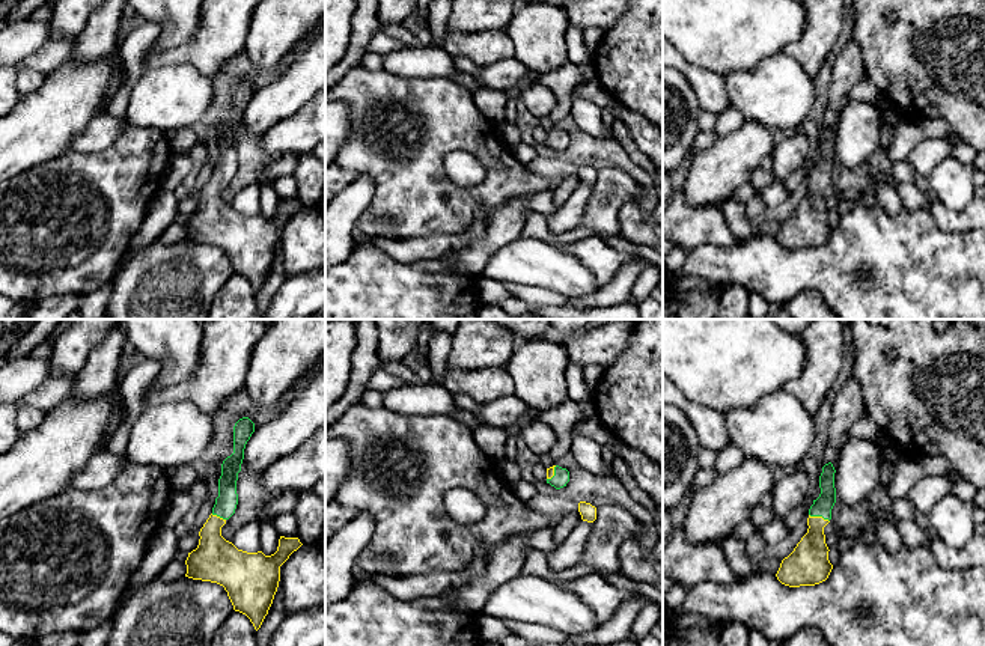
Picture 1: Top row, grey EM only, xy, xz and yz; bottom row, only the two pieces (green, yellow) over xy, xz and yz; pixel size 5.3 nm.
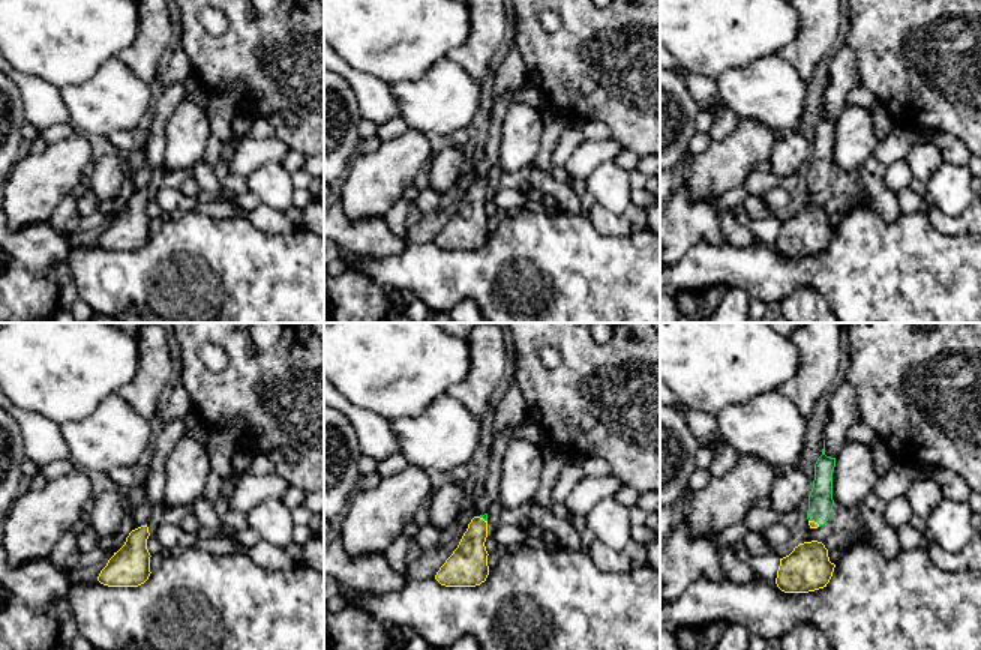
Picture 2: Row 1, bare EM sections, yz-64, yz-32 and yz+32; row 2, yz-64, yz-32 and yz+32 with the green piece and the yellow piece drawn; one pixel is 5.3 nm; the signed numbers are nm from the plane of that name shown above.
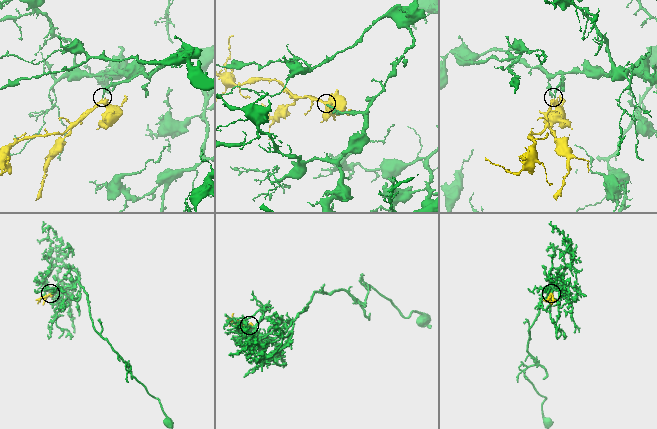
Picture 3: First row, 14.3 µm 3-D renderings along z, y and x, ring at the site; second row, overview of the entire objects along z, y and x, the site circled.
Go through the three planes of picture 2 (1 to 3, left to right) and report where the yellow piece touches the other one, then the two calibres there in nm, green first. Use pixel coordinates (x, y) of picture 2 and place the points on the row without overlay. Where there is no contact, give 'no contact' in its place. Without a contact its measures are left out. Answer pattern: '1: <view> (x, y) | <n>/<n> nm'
1: no contact
2: yz-32 (483, 182) | 30/200 nm
3: yz+32 (815, 185) | 130/40 nm

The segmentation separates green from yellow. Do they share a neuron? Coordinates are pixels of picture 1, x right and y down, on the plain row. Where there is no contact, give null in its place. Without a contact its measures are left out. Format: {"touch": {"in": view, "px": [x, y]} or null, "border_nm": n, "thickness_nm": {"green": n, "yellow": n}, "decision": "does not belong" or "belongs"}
{"touch": {"in": "yz", "px": [820, 178]}, "border_nm": 120, "thickness_nm": {"green": 100, "yellow": 200}, "decision": "belongs"}

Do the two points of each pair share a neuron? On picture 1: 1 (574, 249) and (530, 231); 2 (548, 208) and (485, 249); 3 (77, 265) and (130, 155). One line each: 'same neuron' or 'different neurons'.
1: different neurons
2: same neuron
3: same neuron

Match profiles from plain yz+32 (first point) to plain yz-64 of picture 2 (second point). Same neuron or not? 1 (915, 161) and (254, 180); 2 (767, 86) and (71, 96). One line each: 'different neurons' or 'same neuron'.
1: different neurons
2: same neuron

